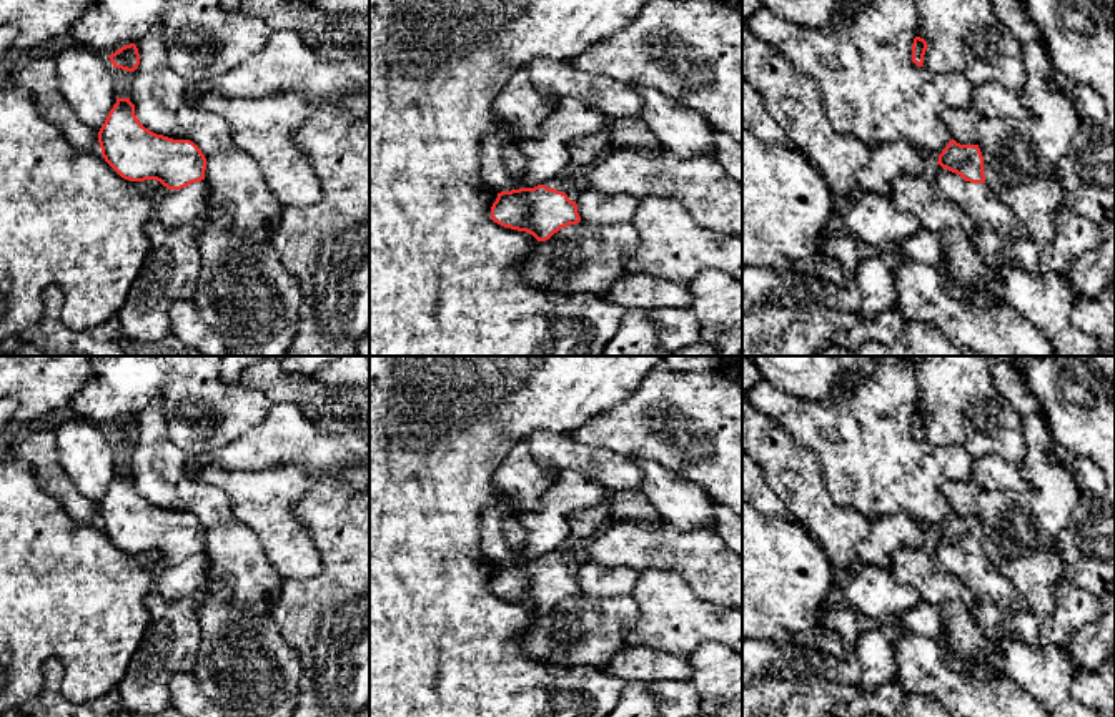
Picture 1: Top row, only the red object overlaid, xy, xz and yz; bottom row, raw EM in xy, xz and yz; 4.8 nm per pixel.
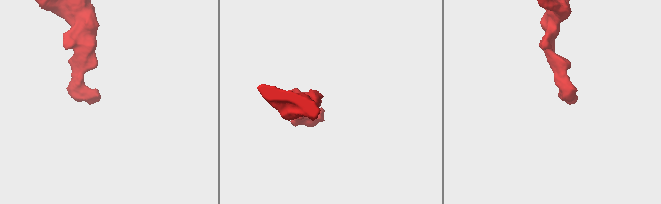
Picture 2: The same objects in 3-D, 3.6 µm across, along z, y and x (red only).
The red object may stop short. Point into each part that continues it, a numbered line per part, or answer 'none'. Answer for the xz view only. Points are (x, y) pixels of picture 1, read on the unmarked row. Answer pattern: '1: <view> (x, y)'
1: xz (569, 556)

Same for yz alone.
1: yz (976, 573)

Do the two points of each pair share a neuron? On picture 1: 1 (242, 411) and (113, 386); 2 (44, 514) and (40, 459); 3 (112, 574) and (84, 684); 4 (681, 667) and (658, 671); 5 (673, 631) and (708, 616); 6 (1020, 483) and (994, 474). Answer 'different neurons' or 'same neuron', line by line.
1: same neuron
2: different neurons
3: same neuron
4: same neuron
5: same neuron
6: same neuron

